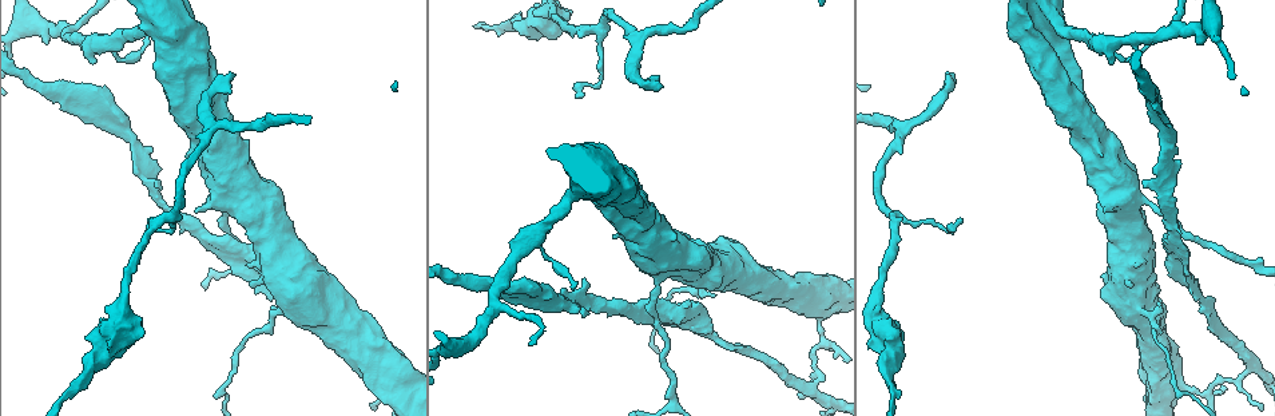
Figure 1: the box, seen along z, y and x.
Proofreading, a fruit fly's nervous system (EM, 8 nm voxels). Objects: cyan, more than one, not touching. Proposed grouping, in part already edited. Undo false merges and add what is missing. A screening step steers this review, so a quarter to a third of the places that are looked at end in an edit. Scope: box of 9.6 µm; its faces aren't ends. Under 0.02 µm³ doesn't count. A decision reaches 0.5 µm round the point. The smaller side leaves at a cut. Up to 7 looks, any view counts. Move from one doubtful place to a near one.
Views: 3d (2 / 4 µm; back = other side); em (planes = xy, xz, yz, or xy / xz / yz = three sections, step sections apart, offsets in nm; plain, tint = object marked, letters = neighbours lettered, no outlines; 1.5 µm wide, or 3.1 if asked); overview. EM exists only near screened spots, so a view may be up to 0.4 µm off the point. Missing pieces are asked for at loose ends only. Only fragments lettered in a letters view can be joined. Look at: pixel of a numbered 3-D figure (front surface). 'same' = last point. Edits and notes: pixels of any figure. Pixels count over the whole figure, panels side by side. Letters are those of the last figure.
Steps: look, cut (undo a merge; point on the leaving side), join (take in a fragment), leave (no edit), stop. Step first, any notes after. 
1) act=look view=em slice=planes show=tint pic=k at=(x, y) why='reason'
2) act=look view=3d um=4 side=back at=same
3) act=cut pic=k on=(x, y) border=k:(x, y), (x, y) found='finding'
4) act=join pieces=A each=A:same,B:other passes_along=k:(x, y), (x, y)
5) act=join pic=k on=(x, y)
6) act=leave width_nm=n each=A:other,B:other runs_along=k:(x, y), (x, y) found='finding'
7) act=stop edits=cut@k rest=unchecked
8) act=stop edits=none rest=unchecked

act=look view=3d um=2 pic=1 at=(952, 74)

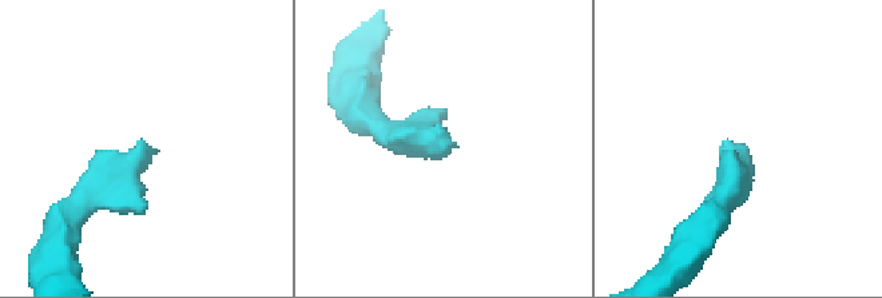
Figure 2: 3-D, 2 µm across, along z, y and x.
act=look view=em slice=yz step=4 show=tint pic=2 at=(745, 143) why='now the EM'

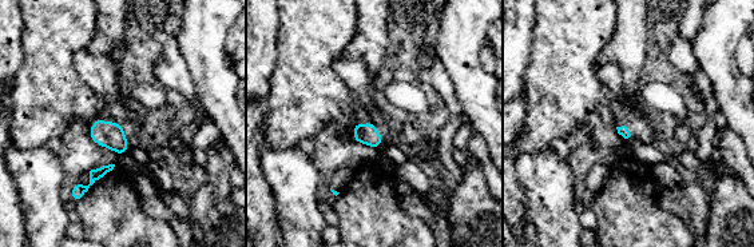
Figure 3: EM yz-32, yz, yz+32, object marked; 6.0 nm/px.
act=look view=em slice=planes show=letters at=same why='another direction'

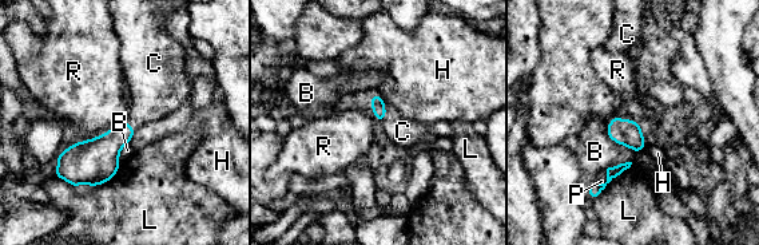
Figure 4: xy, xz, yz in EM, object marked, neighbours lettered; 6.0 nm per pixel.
act=join pieces=C each=B:other,C:same,H:other,L:other,P:other,R:other passes_along=4:(377, 103), (381, 119), (402, 131) found='it goes on there'

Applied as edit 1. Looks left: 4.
act=look view=em slice=planes show=letters pic=1 at=(582, 95) why='thin end'

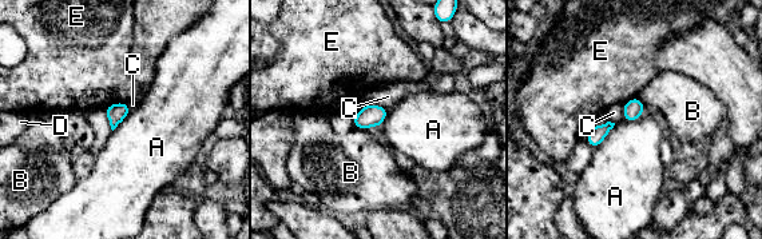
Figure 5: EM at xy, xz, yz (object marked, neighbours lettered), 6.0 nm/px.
act=leave width_nm=120 longest_contact=A:200nm each=A:other,B:other,C:other,D:other,E:other found='none of them fits'

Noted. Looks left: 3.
act=stop edits=join@4 rest=unchecked

